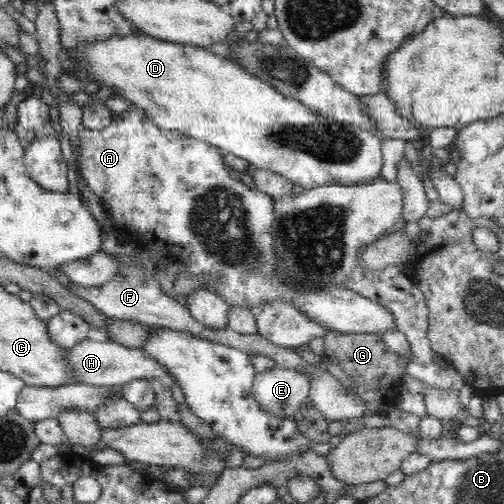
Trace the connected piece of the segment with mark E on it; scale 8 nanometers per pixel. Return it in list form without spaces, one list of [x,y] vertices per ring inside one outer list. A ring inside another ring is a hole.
[[[276,366],[256,372],[251,393],[264,412],[294,417],[298,415],[302,402],[308,398],[309,390],[310,381],[306,373]]]

